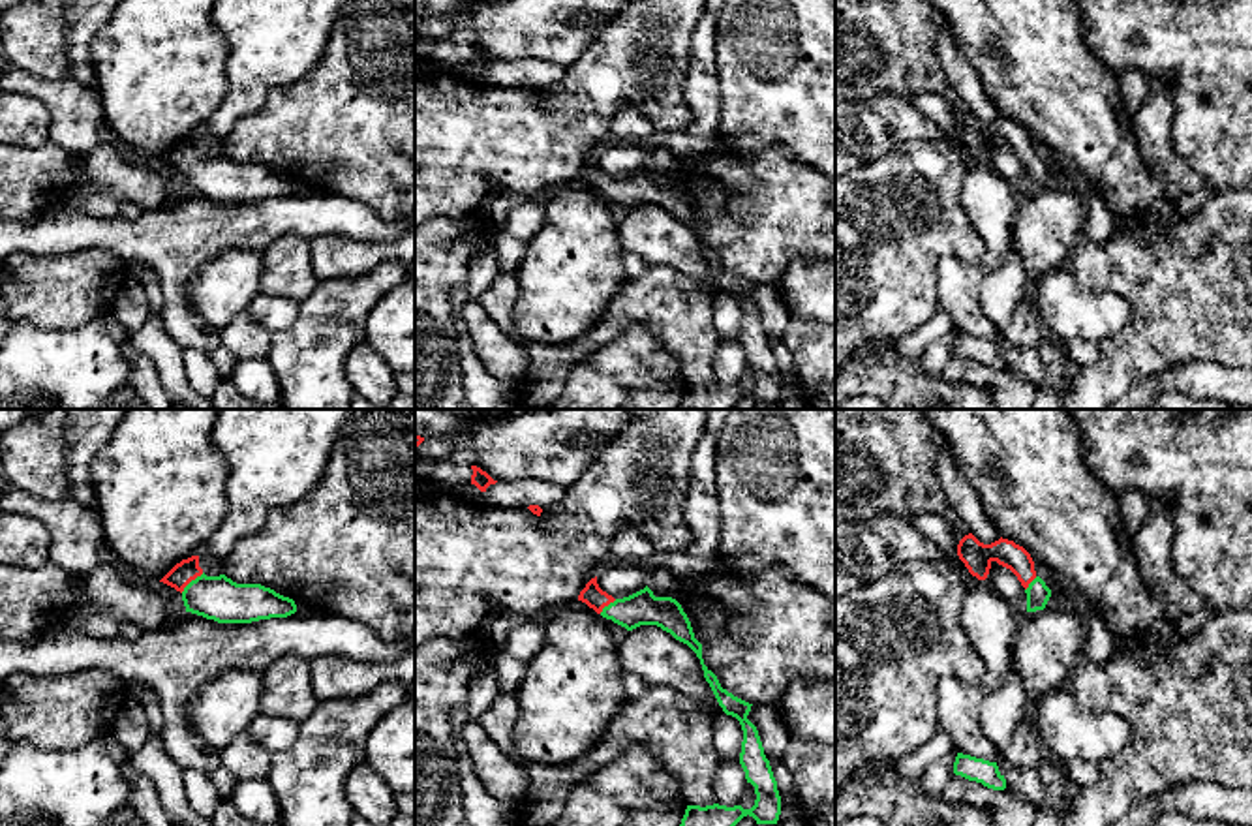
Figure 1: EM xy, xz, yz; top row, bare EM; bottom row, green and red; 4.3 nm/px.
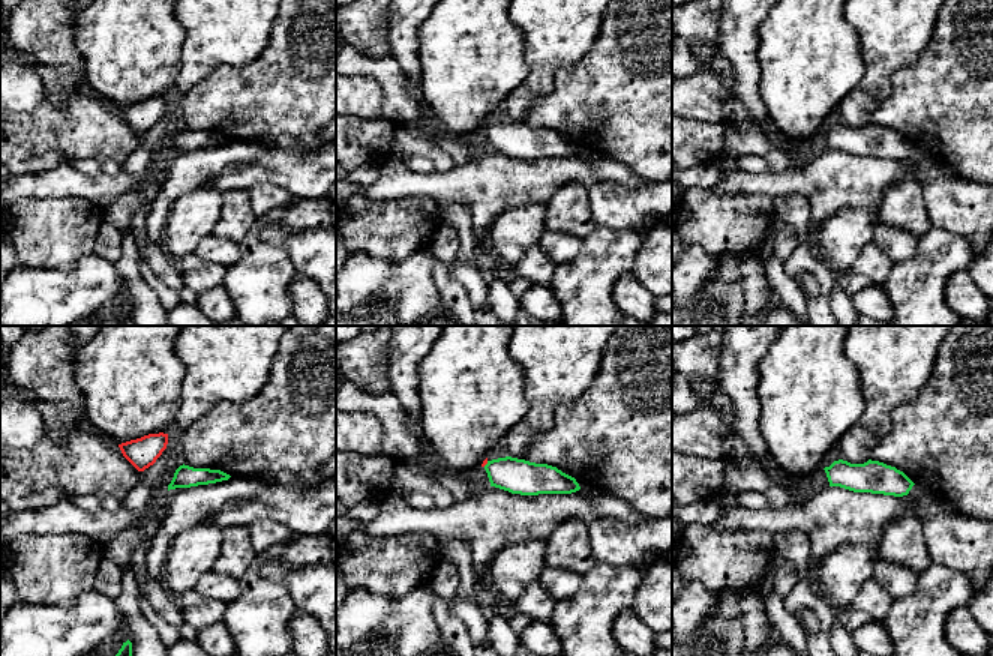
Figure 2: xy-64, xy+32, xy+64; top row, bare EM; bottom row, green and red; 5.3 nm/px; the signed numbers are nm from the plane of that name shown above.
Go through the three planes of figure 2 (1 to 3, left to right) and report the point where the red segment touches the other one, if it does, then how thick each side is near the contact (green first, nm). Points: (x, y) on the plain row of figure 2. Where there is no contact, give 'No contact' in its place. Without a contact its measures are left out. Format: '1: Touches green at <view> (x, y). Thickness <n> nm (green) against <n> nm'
1: No contact
2: Touches green at xy+32 (486, 128). Thickness 190 nm (green) against 20 nm
3: No contact

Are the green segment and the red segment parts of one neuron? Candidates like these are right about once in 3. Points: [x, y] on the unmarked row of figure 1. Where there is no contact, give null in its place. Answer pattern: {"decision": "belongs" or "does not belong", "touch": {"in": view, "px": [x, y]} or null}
{"decision": "belongs", "touch": {"in": "xy", "px": [192, 160]}}

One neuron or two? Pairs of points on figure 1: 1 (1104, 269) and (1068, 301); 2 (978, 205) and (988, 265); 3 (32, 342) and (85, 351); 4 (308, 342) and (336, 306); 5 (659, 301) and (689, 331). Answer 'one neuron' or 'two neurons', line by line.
1: two neurons
2: one neuron
3: one neuron
4: one neuron
5: one neuron

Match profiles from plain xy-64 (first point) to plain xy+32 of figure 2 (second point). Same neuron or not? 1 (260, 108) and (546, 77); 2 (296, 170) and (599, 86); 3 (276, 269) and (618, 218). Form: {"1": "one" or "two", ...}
{"1": "two", "2": "two", "3": "two"}

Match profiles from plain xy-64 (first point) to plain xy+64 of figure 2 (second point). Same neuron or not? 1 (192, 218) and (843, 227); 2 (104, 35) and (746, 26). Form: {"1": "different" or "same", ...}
{"1": "same", "2": "different"}

